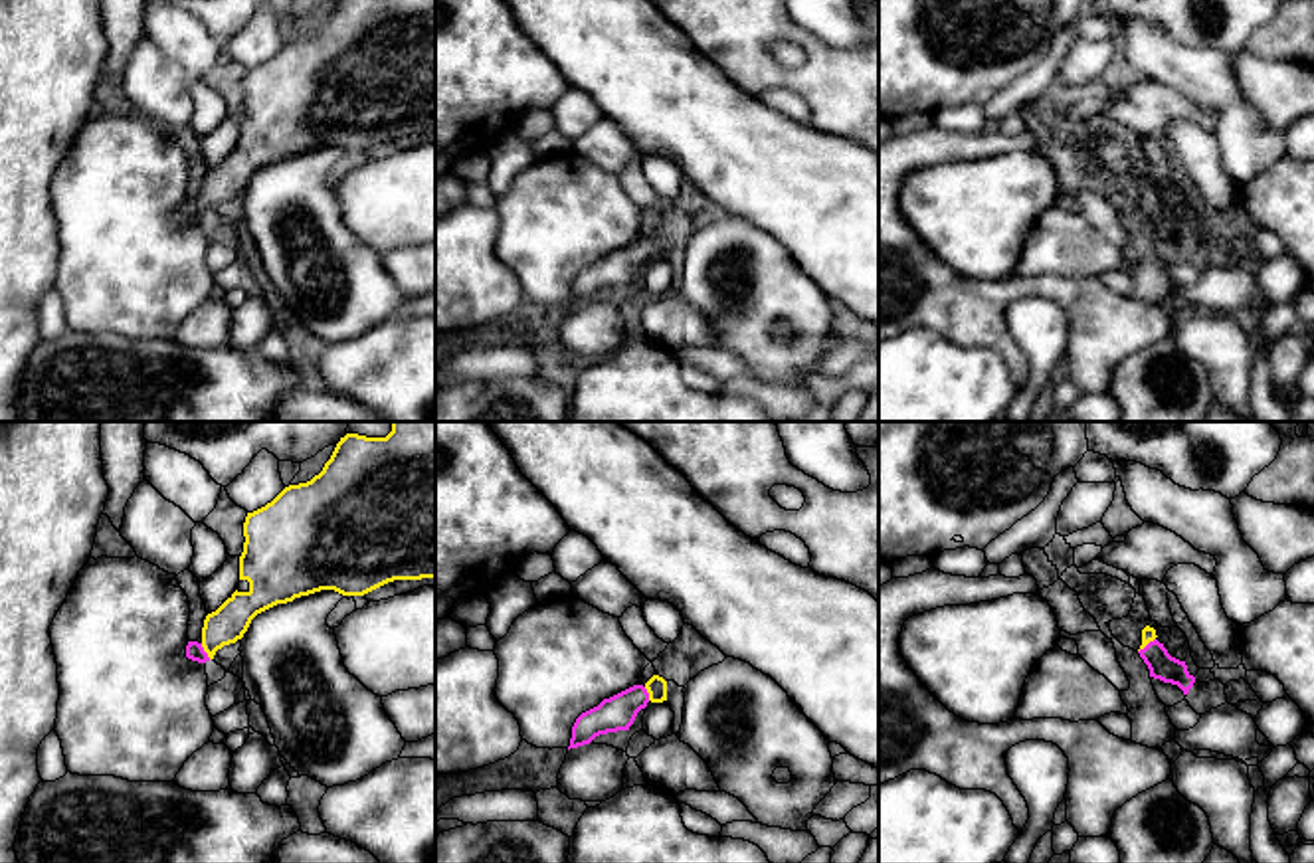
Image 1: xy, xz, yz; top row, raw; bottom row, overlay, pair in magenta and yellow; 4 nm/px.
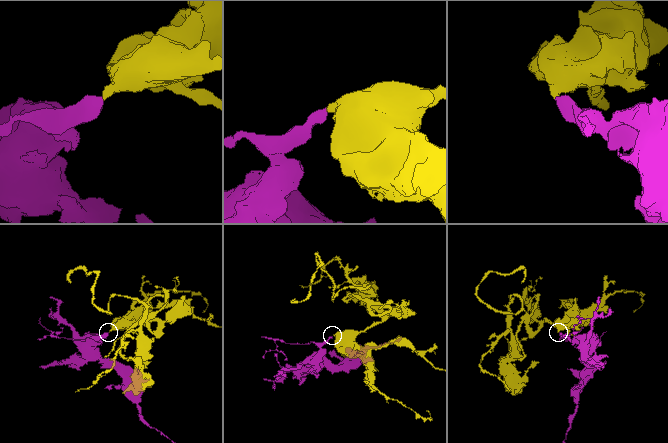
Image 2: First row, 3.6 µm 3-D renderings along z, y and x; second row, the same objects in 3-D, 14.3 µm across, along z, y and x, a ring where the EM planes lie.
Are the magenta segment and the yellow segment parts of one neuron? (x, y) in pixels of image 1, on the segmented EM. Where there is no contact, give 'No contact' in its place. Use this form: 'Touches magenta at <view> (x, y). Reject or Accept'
Touches magenta at yz (1148, 644). Accept

